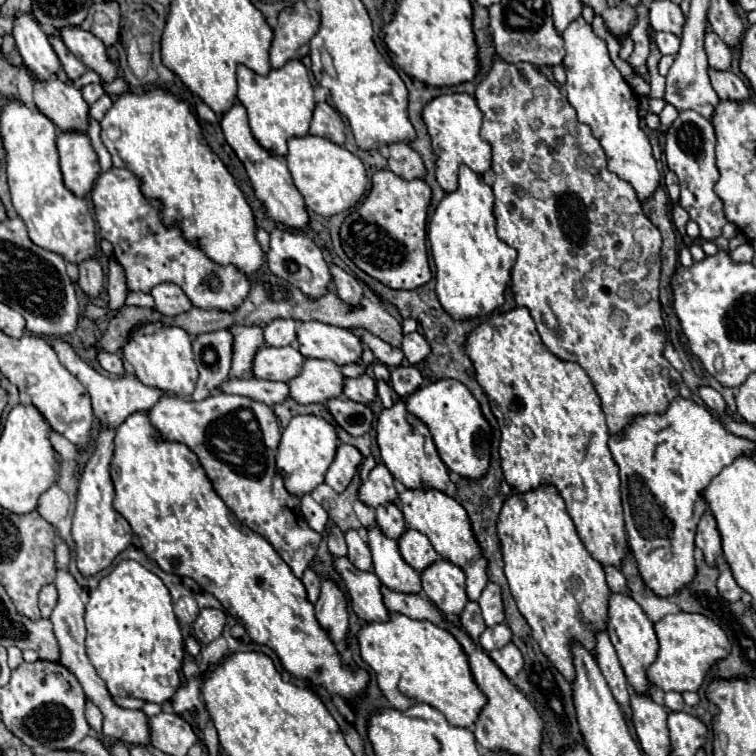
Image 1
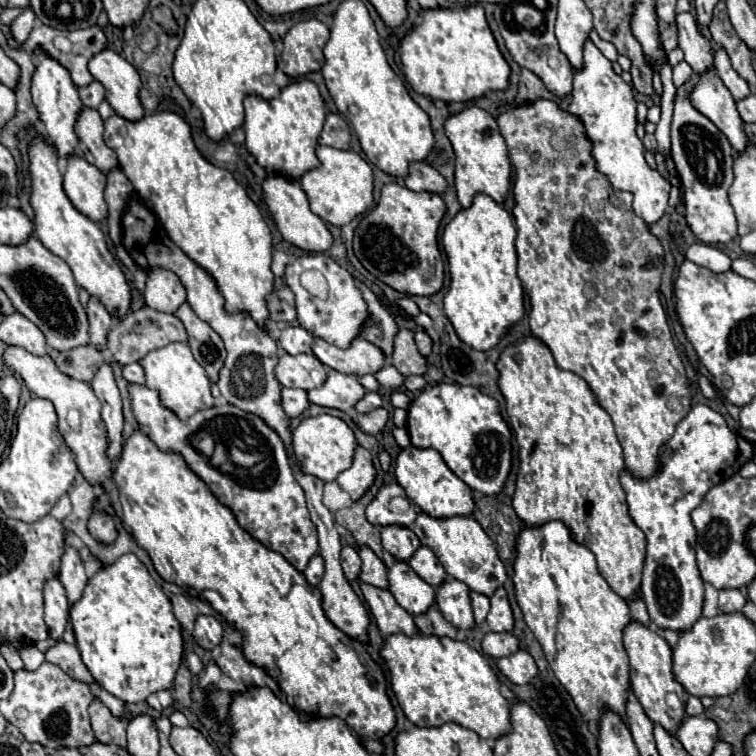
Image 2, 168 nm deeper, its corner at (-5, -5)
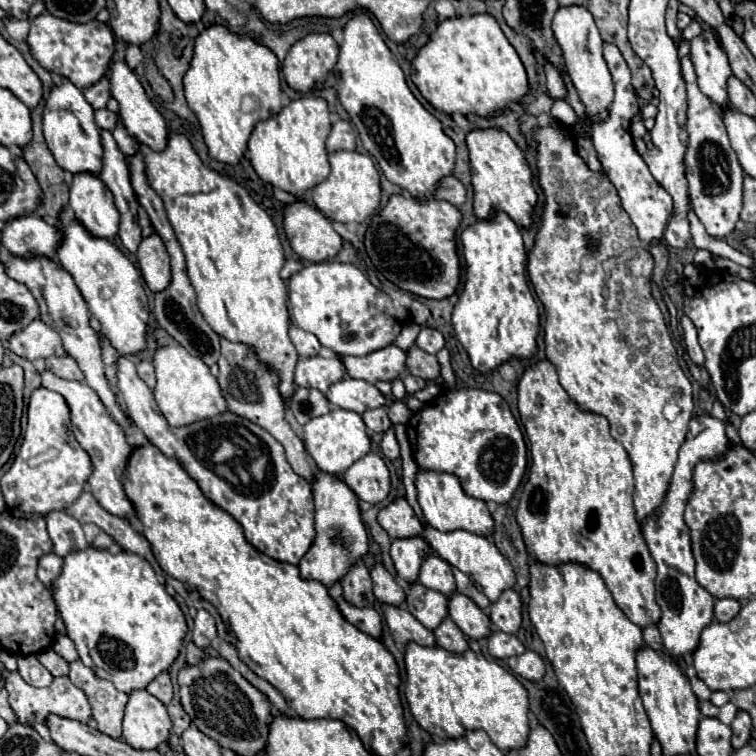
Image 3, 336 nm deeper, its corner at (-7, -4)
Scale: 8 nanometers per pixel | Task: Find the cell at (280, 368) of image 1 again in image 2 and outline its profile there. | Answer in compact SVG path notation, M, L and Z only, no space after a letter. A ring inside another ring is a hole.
M281 355L275 367L275 377L283 387L315 389L321 387L327 377L327 365L323 365L315 355Z

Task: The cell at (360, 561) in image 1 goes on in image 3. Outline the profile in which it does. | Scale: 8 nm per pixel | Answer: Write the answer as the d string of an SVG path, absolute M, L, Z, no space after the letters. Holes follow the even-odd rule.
M377 564L371 570L371 578L373 578L373 592L381 604L401 606L405 602L405 590L395 582L395 578L381 564Z

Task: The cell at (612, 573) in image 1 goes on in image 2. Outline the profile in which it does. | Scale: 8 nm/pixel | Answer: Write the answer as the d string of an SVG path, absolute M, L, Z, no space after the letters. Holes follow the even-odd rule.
M633 595L631 599L627 599L627 605L629 605L629 611L631 611L631 617L643 625L649 625L649 613L647 613L647 607L645 607L645 601L641 599L641 595Z

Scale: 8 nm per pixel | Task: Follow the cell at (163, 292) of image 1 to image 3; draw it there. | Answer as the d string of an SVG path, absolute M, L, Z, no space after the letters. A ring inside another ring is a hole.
M151 234L143 238L137 250L137 260L141 274L149 286L151 292L161 292L171 282L171 266L169 266L169 254L159 238L159 234Z

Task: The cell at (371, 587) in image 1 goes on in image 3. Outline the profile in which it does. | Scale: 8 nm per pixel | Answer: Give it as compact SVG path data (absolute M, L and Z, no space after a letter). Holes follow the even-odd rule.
M383 606L385 620L393 638L401 644L419 642L421 646L435 646L435 636L427 630L405 606Z

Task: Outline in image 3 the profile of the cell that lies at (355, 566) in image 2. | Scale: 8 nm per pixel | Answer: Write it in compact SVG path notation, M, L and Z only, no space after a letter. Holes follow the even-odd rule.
M363 564L353 566L347 576L341 582L343 586L343 598L351 606L357 608L373 608L375 606L375 596L373 596L373 582L369 576L369 570Z

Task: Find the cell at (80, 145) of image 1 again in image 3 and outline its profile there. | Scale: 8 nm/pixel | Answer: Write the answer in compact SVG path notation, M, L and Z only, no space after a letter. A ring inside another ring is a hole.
M75 174L73 176L73 184L71 184L71 198L69 198L69 206L75 212L75 218L85 226L85 230L91 236L97 238L105 238L105 240L113 240L117 236L119 230L119 212L113 204L113 194L111 190L93 174Z

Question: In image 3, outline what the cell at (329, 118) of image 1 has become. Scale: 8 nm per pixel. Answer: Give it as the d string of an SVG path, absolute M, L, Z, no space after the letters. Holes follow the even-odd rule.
M337 120L327 138L327 150L329 154L337 150L355 150L355 142L357 142L357 136L353 126L347 120Z

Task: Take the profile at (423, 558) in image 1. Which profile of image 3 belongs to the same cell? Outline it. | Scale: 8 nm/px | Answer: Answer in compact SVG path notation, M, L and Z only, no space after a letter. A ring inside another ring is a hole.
M427 556L423 566L421 566L421 574L419 574L419 582L431 590L437 590L445 596L455 594L455 578L451 572L451 564L445 562L439 556Z

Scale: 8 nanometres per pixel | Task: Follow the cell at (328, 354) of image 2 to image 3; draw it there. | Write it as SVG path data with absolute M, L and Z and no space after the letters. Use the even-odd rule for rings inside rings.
M393 344L383 348L383 350L361 356L361 358L347 356L347 358L341 358L341 360L343 360L347 374L351 378L359 378L359 380L365 380L365 382L371 382L371 384L375 384L379 380L393 382L407 368L407 364L405 364L407 352L401 350L399 346L393 346Z

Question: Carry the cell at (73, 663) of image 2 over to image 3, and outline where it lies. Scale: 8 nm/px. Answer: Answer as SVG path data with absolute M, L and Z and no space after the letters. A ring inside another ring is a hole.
M81 660L71 662L69 668L71 668L69 672L71 682L85 692L91 704L93 718L97 720L97 730L111 738L121 738L121 722L127 704L127 694L115 690L111 682L99 678Z

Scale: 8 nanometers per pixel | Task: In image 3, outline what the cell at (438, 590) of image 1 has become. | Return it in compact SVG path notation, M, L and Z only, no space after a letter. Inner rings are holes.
M459 592L449 598L449 616L461 628L461 632L471 640L491 636L489 616L479 606L475 606L475 602L471 602L471 598L467 598Z

